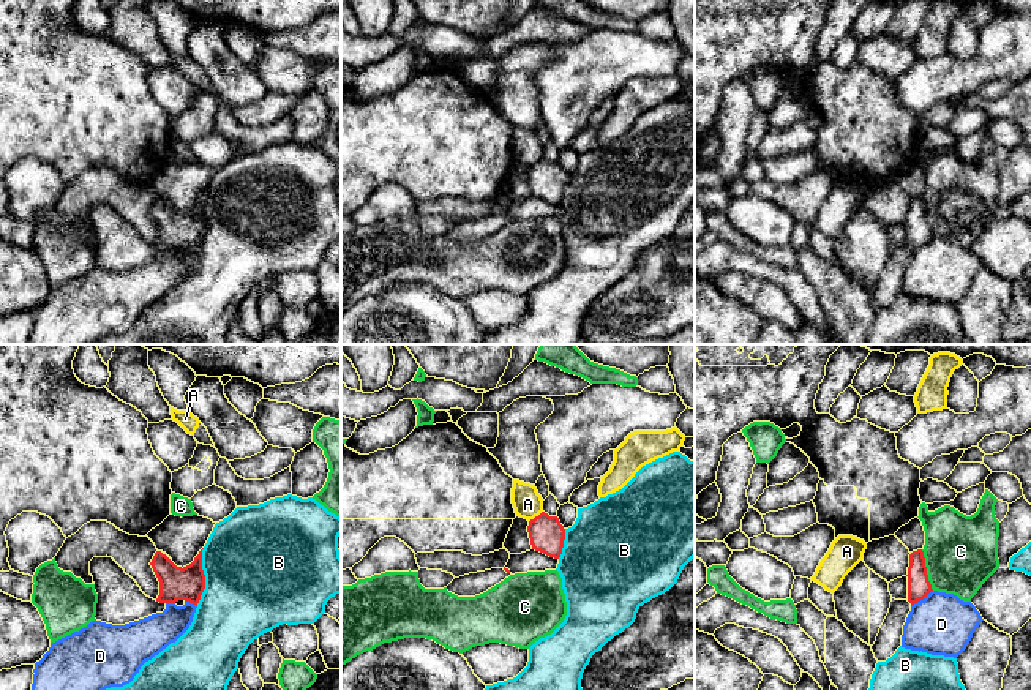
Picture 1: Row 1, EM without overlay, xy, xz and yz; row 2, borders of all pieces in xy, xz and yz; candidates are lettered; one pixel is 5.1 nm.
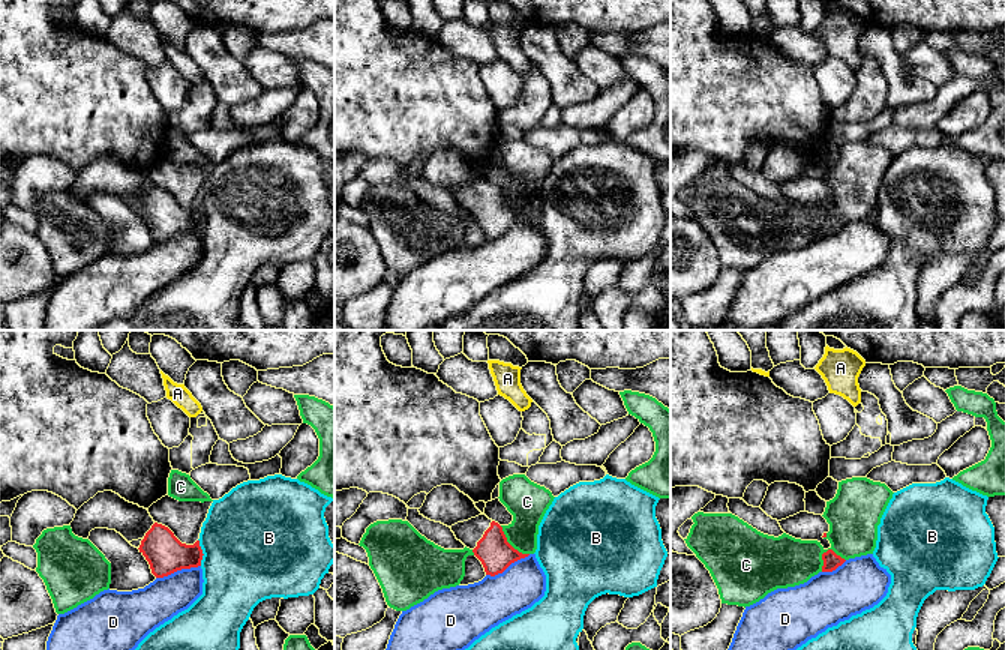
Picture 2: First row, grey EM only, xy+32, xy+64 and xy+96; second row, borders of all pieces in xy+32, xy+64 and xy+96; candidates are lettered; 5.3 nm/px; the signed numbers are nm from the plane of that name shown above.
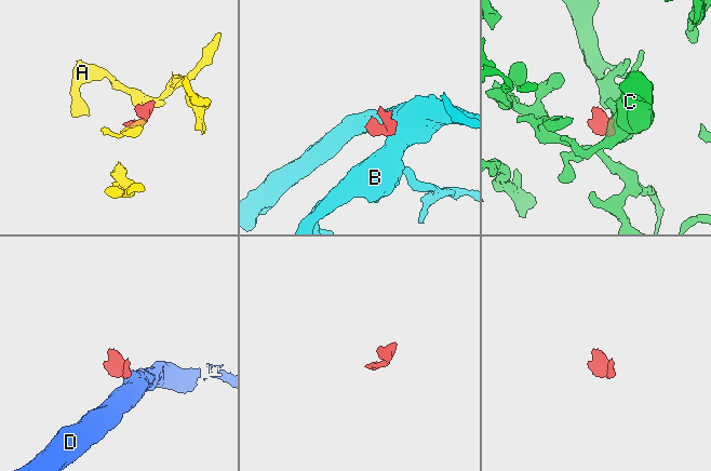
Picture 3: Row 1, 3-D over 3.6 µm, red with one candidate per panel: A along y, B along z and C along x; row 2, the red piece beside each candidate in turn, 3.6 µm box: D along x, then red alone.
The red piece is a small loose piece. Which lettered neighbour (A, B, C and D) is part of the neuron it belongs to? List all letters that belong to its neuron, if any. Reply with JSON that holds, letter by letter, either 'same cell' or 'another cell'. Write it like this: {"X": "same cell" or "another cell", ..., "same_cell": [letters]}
{"A": "another cell", "B": "another cell", "C": "another cell", "D": "another cell", "same_cell": []}

